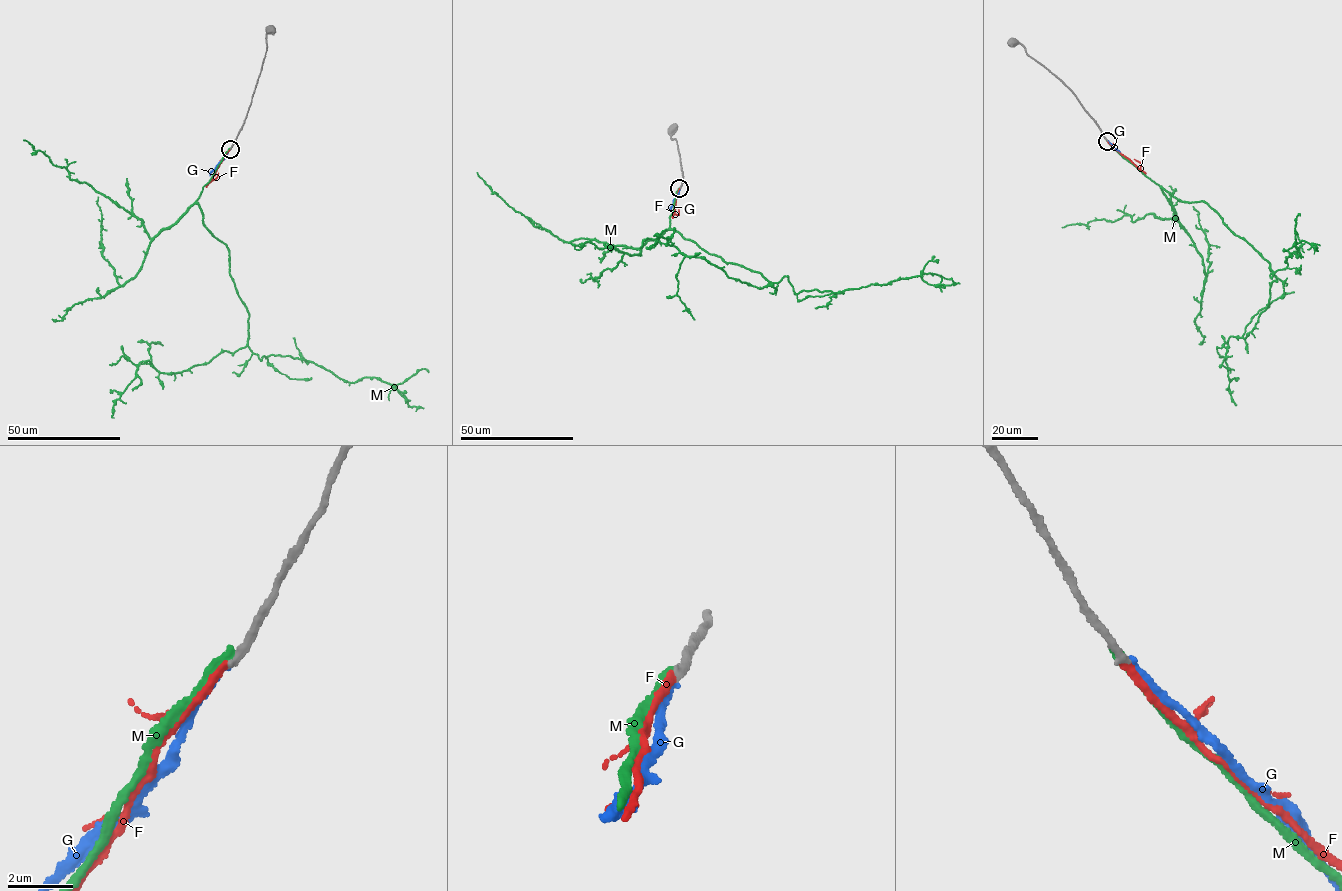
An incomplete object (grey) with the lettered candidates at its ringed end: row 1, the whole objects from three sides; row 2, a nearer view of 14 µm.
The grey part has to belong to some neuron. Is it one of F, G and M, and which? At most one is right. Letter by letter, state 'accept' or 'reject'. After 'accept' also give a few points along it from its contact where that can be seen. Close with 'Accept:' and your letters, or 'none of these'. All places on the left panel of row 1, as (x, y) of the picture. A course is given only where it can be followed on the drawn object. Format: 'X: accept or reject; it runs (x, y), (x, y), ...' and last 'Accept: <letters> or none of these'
F: accept; it runs (230, 149), (210, 181), (218, 173)
G: reject
M: reject
Accept: F

